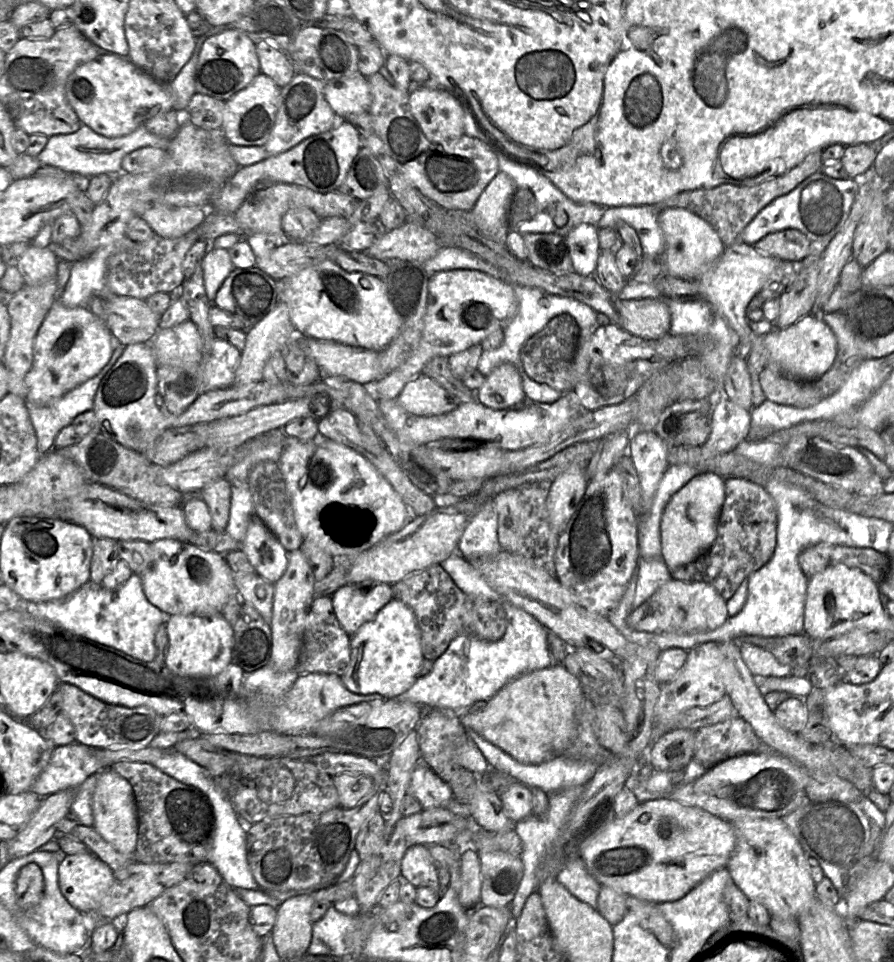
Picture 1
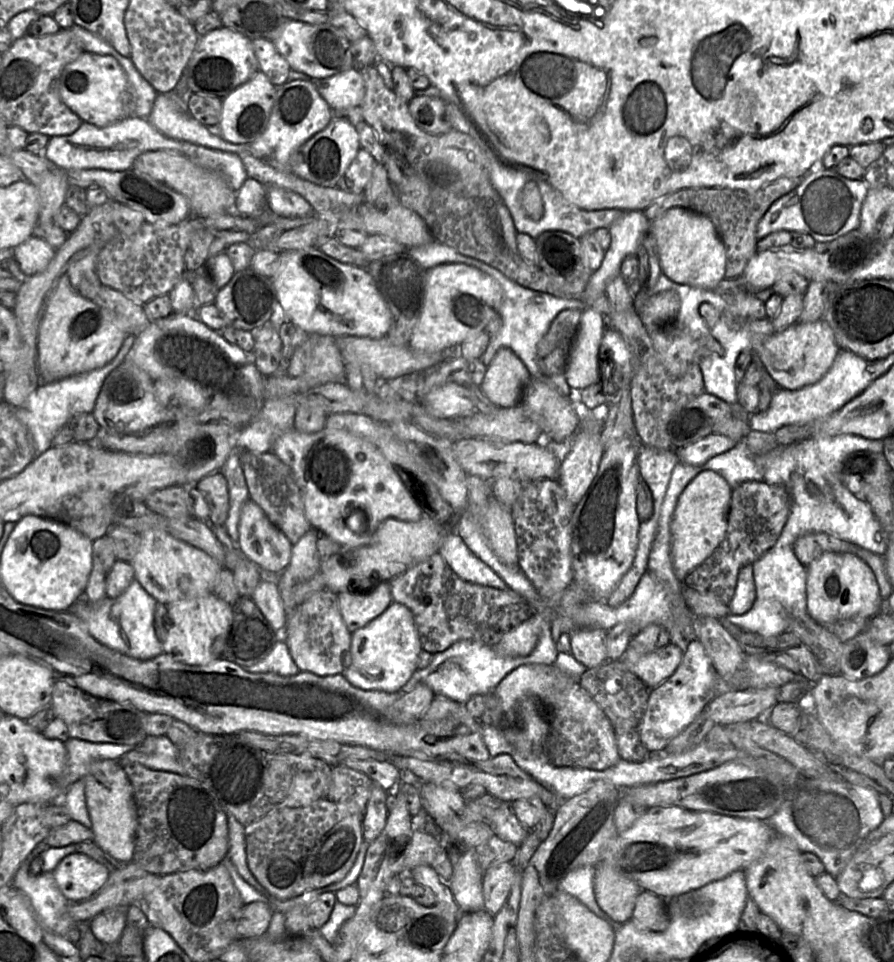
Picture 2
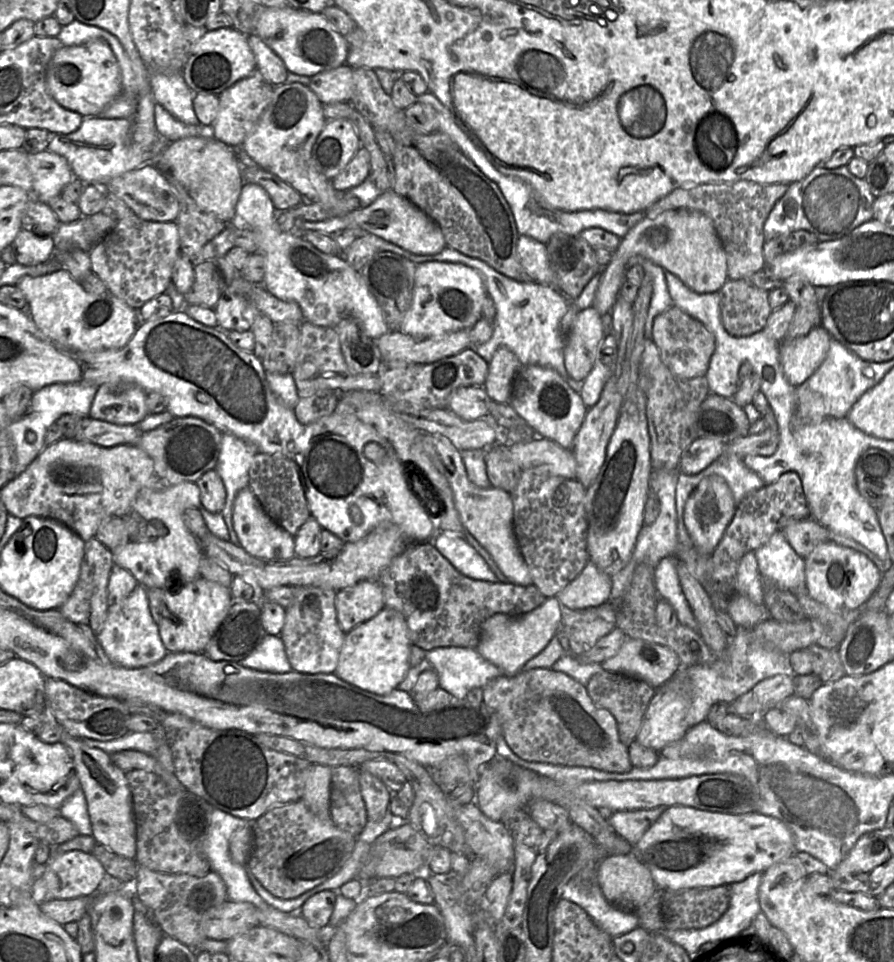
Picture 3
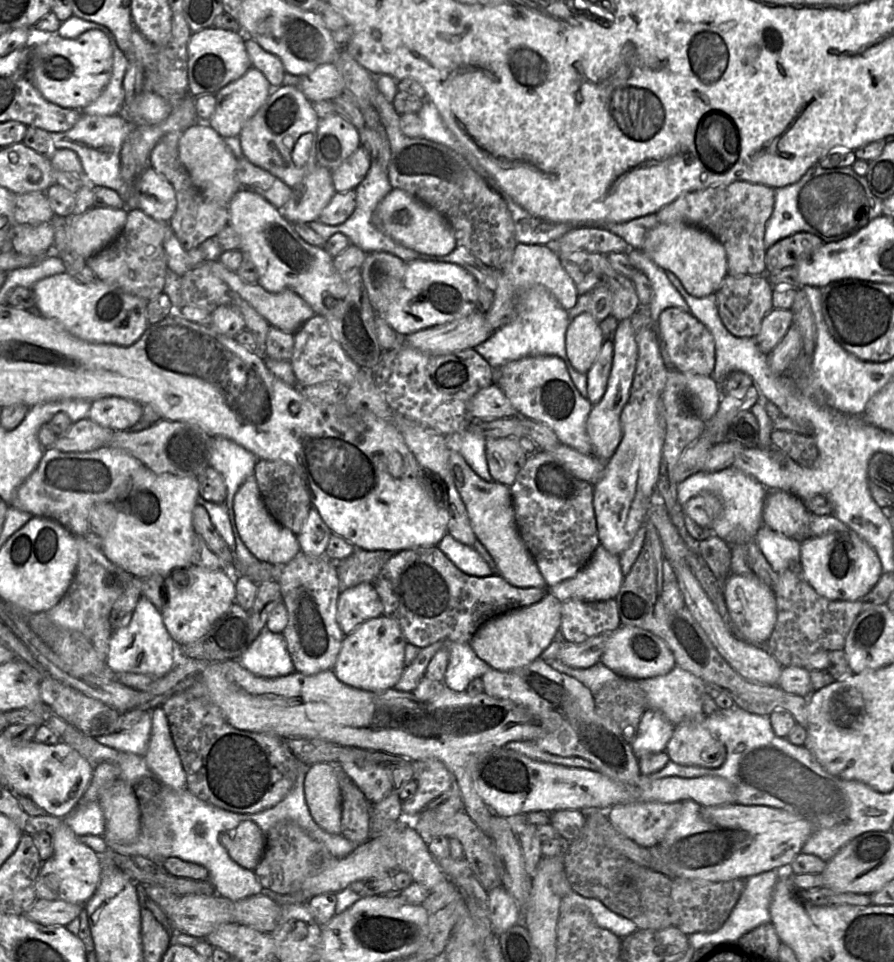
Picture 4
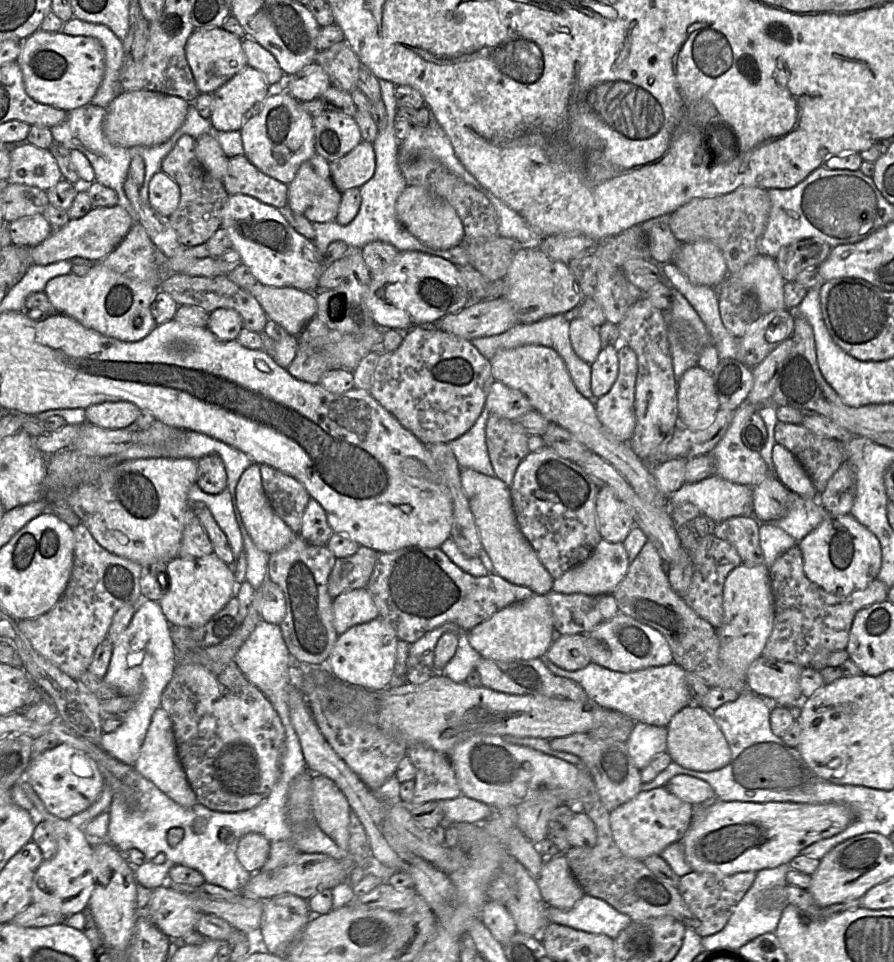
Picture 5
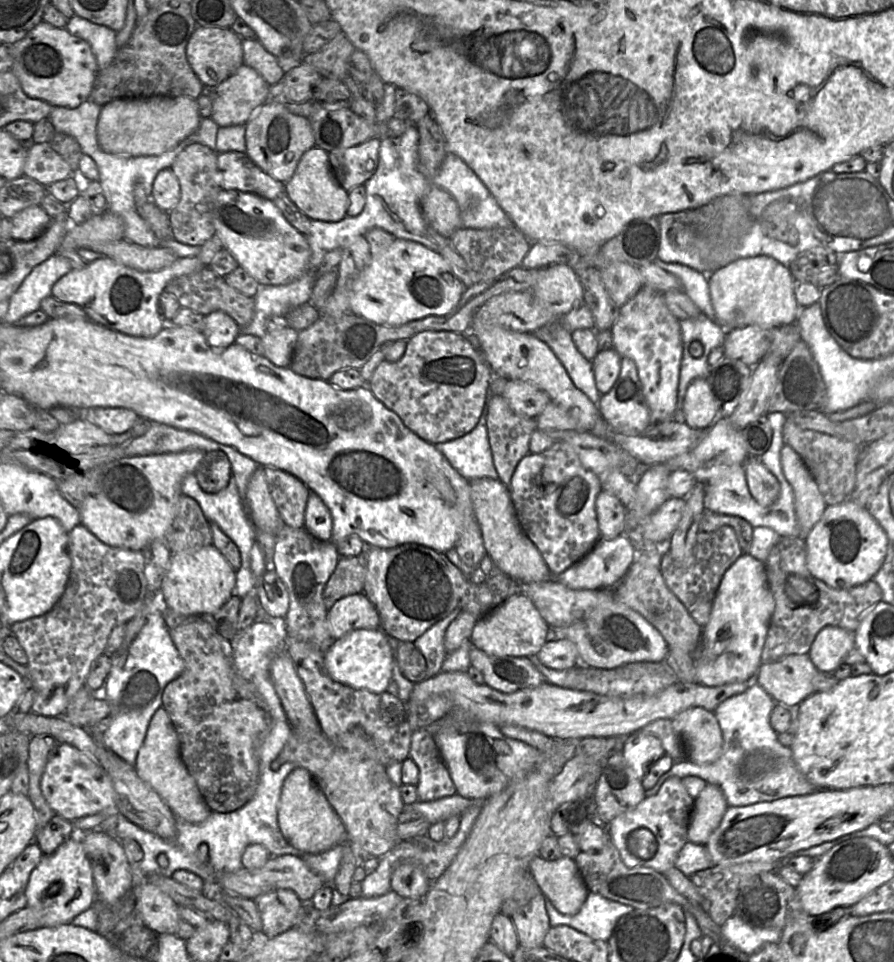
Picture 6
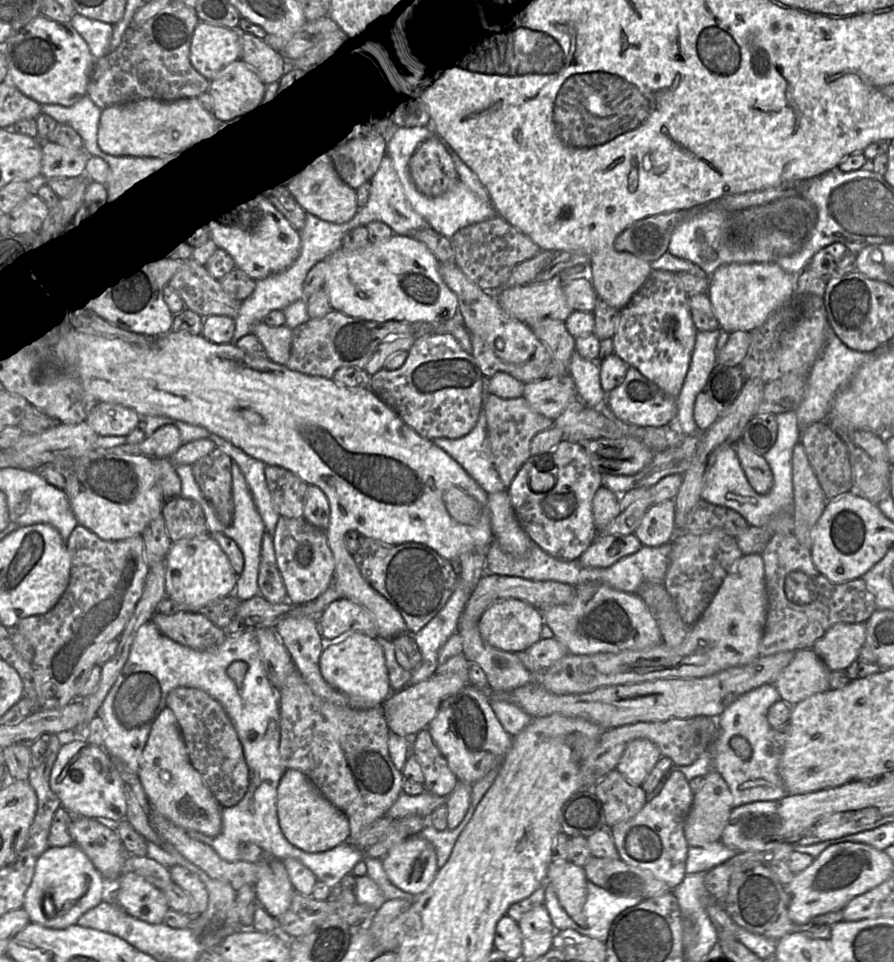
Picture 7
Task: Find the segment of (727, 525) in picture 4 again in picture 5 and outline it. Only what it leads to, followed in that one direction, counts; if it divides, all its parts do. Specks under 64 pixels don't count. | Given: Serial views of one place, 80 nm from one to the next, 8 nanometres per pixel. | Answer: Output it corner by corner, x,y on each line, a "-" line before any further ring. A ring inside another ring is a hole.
711,475
695,483
684,483
671,496
673,505
692,503
701,514
718,523
733,517
753,517
753,487
730,482
718,475

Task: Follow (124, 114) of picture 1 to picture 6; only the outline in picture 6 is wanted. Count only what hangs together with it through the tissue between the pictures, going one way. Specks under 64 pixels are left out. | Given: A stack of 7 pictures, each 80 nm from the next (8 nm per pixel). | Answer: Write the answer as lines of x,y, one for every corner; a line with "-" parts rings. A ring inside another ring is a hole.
41,21
23,39
7,46
13,57
11,71
27,96
66,108
77,108
90,99
99,67
85,40
72,35
66,28

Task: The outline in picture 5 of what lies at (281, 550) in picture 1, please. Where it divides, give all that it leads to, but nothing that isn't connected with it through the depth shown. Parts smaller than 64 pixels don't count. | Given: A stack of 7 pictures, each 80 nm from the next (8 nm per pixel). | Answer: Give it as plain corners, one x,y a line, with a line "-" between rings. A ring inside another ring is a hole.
253,463
242,474
236,487
235,503
249,537
259,550
272,555
294,540
296,534
275,513
265,494
258,464

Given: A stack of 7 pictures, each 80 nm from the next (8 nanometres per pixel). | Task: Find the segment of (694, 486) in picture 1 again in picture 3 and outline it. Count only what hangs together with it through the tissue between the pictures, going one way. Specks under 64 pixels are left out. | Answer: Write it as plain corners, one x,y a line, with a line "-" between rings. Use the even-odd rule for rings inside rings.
717,475
703,478
689,495
684,507
684,524
696,550
710,556
735,514
735,501
726,481

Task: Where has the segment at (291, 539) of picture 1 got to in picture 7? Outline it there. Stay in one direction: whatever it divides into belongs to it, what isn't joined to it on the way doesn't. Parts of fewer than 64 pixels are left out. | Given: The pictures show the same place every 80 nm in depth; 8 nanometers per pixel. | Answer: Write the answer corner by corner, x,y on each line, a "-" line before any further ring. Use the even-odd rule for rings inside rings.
275,465
265,466
265,479
279,516
303,517
308,484
289,470

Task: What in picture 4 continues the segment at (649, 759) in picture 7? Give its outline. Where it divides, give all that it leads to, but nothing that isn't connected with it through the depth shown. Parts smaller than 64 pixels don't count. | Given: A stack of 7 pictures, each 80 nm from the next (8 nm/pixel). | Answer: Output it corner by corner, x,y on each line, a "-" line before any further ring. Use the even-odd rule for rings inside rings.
647,708
631,747
637,758
664,752
674,732
672,724
660,711

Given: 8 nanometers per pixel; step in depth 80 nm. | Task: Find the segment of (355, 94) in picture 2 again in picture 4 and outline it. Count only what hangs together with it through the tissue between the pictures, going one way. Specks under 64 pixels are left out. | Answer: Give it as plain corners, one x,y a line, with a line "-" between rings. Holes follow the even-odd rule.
334,63
319,65
313,71
298,76
301,77
301,82
298,87
310,102
333,100
343,93
344,81

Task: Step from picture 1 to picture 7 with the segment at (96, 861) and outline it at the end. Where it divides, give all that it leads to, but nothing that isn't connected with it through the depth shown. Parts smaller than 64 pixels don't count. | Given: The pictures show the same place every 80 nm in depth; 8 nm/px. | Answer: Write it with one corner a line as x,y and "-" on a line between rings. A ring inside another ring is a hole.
71,843
61,847
47,847
37,857
22,908
31,922
46,928
64,929
76,924
84,913
103,902
108,890
108,883
79,846

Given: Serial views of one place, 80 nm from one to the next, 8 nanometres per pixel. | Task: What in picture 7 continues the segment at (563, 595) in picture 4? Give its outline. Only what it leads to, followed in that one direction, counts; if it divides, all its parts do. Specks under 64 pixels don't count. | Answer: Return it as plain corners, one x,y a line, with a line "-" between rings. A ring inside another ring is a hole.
635,533
598,535
578,560
584,567
605,568
637,552
642,546

